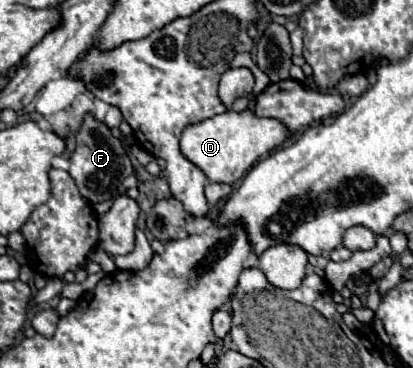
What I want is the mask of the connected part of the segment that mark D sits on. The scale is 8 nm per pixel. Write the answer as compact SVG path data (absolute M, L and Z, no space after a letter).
M229 110L219 116L207 118L199 124L187 126L181 136L181 152L205 172L209 182L233 184L241 180L261 156L283 146L289 136L291 132L277 118L259 118L249 110Z

